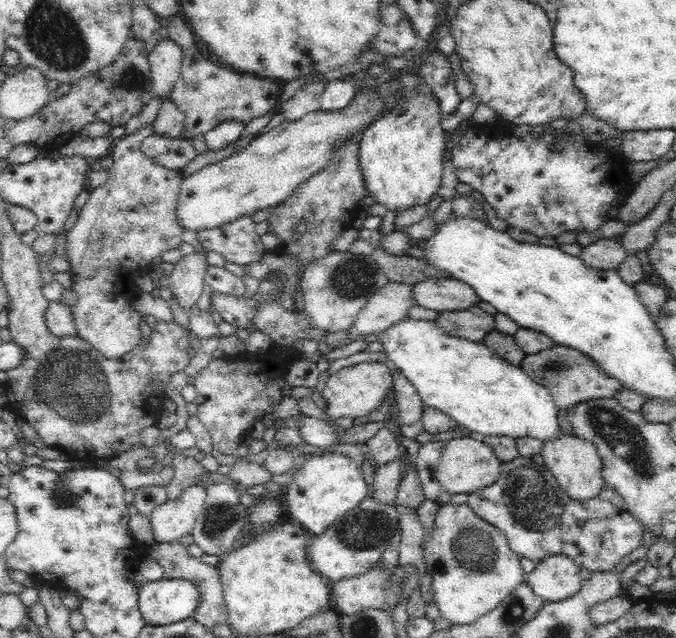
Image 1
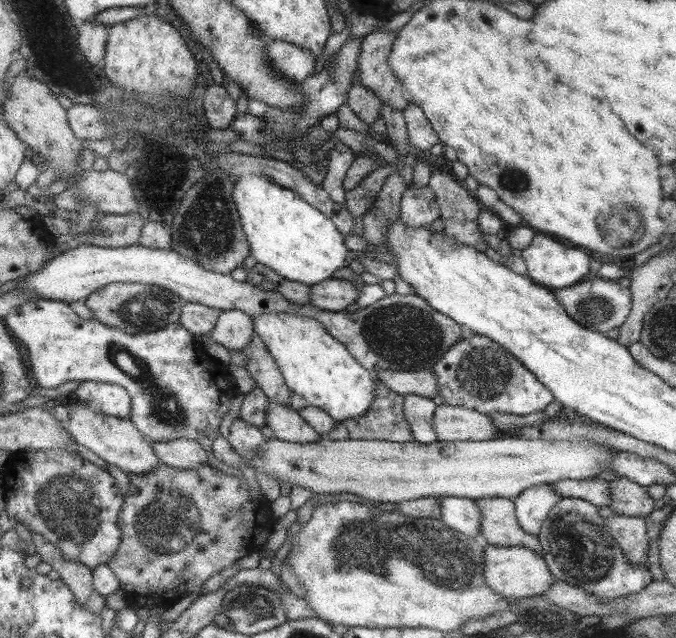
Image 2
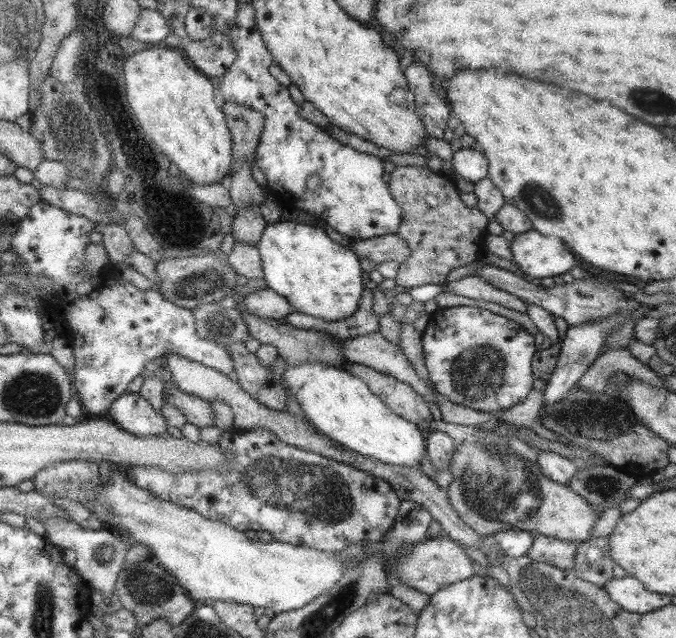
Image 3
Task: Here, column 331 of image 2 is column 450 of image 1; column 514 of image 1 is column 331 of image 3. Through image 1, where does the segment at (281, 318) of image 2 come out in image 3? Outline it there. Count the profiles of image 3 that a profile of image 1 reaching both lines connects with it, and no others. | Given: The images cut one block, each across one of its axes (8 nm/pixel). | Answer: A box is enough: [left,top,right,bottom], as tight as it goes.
[283,362,425,467]

